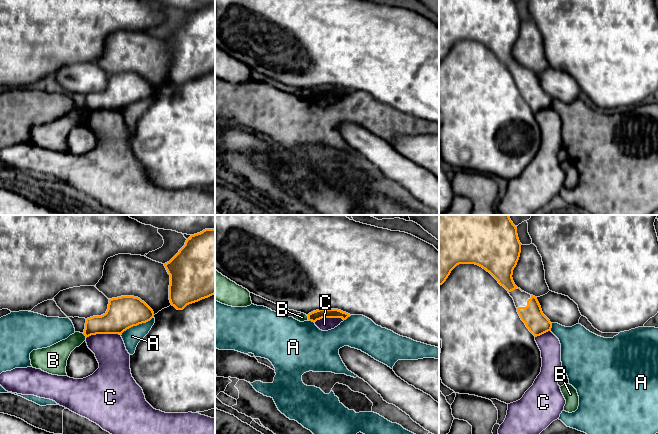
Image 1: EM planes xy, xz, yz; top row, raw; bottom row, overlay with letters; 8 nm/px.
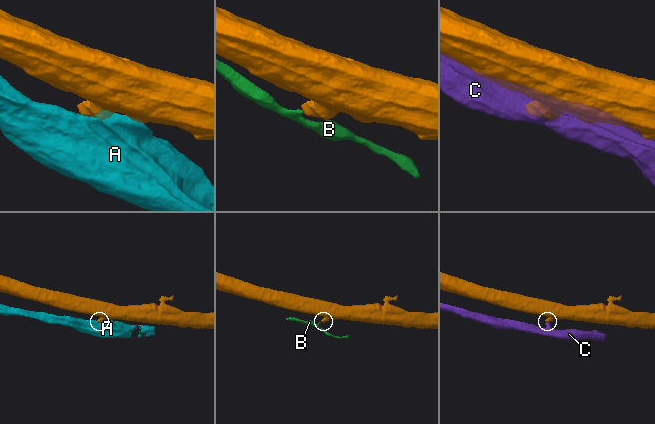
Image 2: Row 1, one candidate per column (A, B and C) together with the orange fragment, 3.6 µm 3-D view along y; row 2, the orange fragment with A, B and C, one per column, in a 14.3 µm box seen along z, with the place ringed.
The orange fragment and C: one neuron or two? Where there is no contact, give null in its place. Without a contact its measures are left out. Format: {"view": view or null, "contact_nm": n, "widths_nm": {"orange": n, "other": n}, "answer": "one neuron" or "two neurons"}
{"view": "xy", "contact_nm": 280, "widths_nm": {"orange": 260, "other": 260}, "answer": "two neurons"}

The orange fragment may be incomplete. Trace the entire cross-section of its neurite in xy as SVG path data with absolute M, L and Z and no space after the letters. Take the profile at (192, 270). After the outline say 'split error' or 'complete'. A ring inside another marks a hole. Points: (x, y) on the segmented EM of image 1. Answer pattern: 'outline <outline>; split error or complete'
outline M215 228L191 235L179 252L164 264L170 275L169 300L177 310L215 294Z; complete

